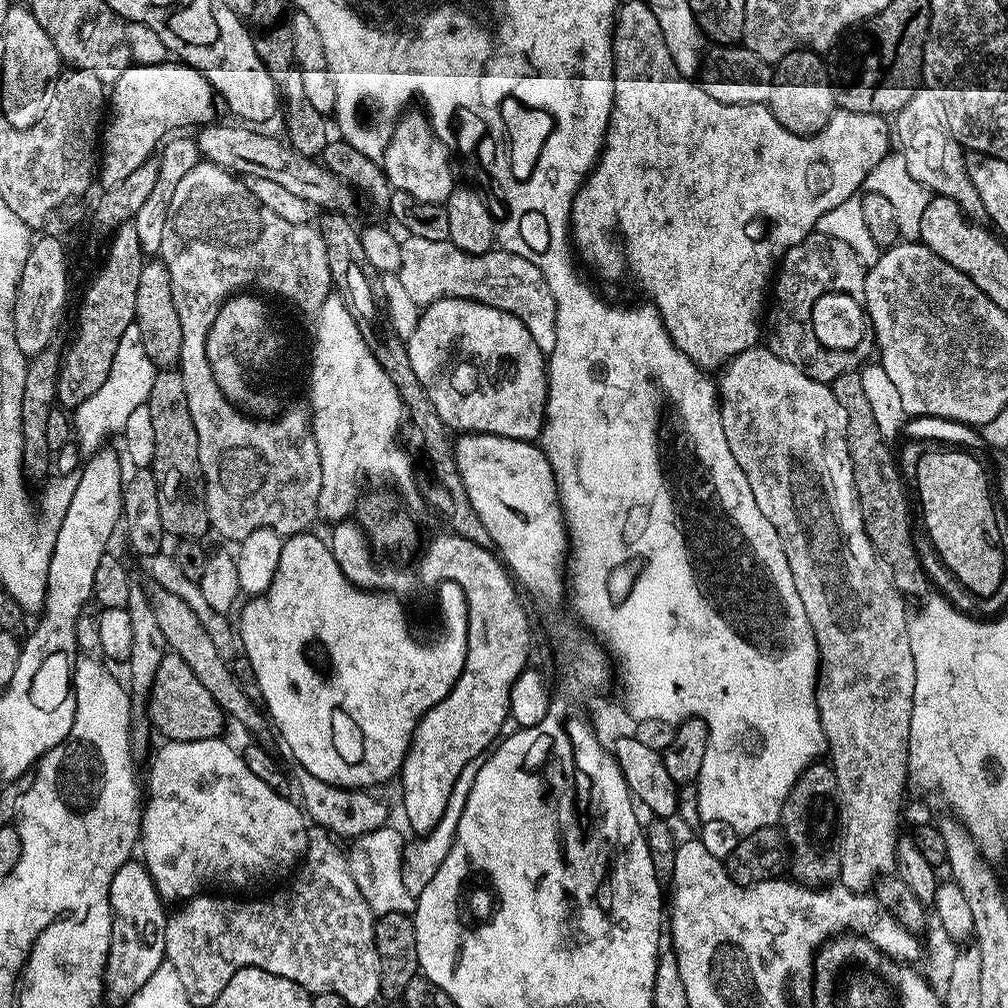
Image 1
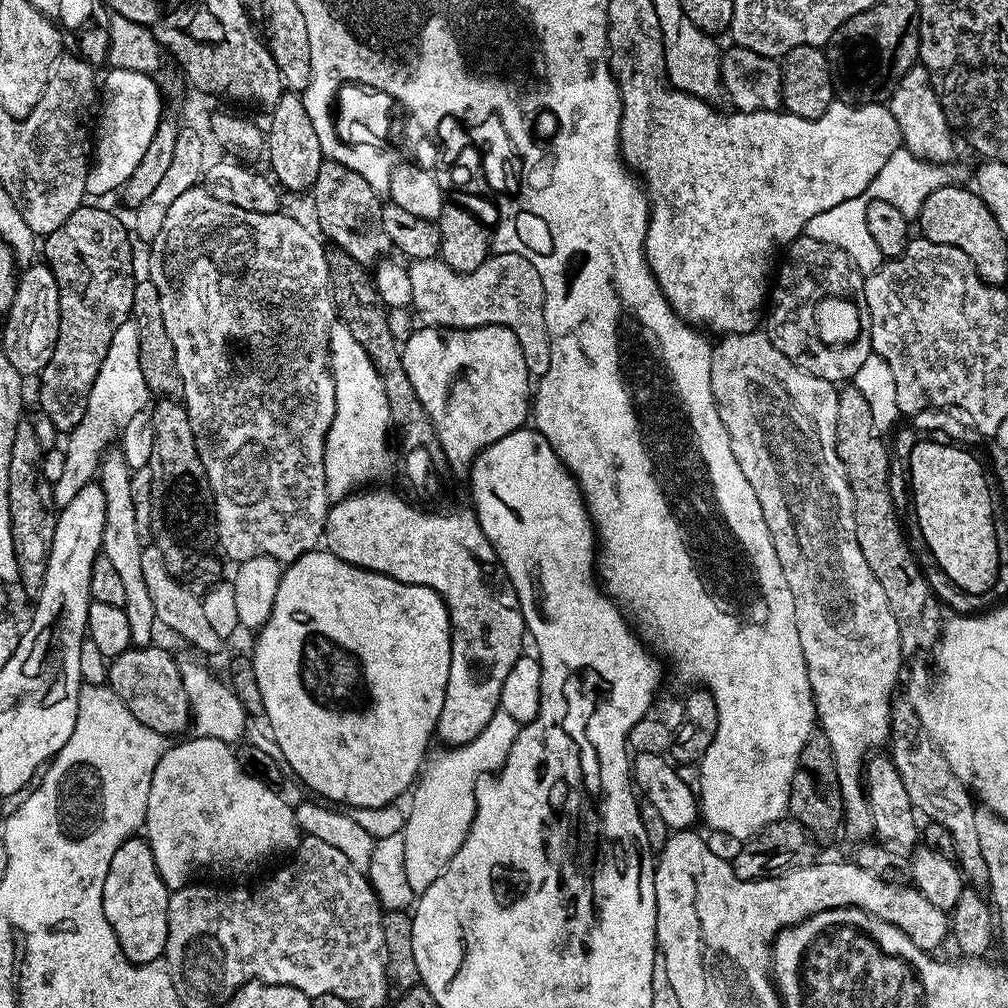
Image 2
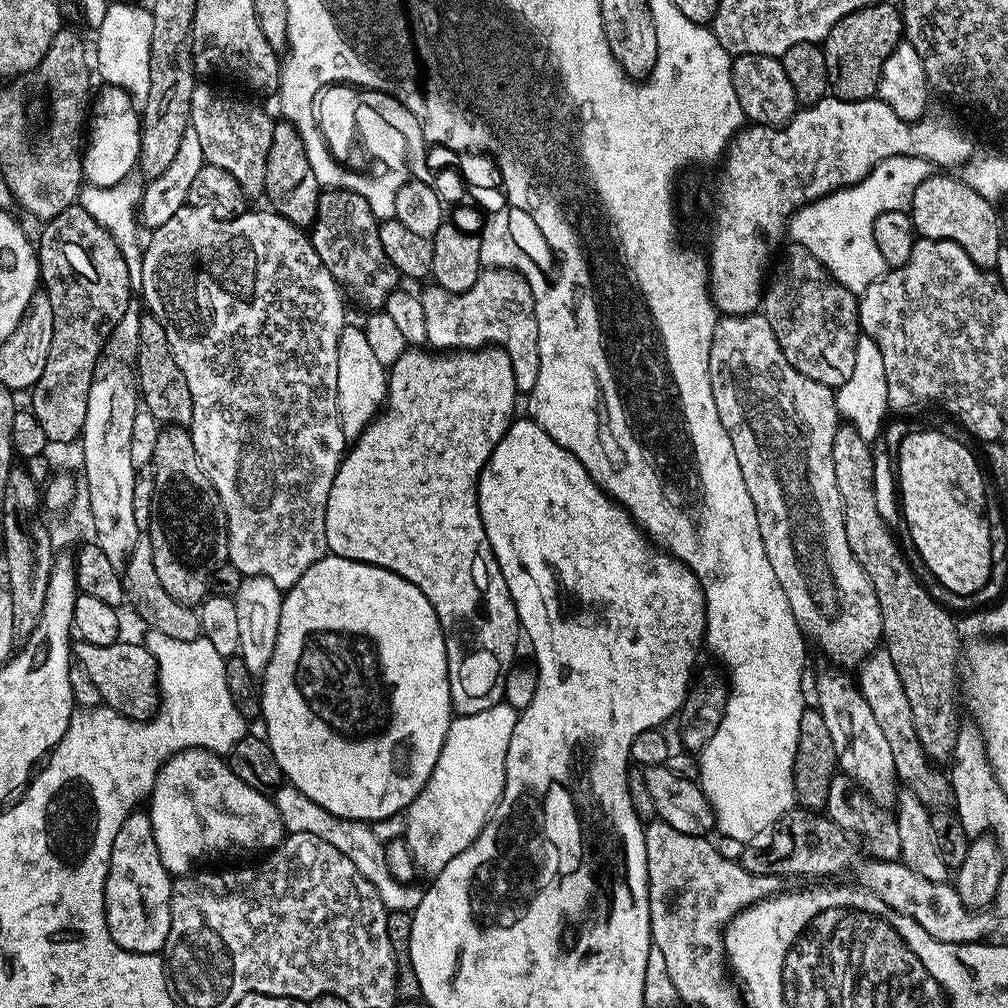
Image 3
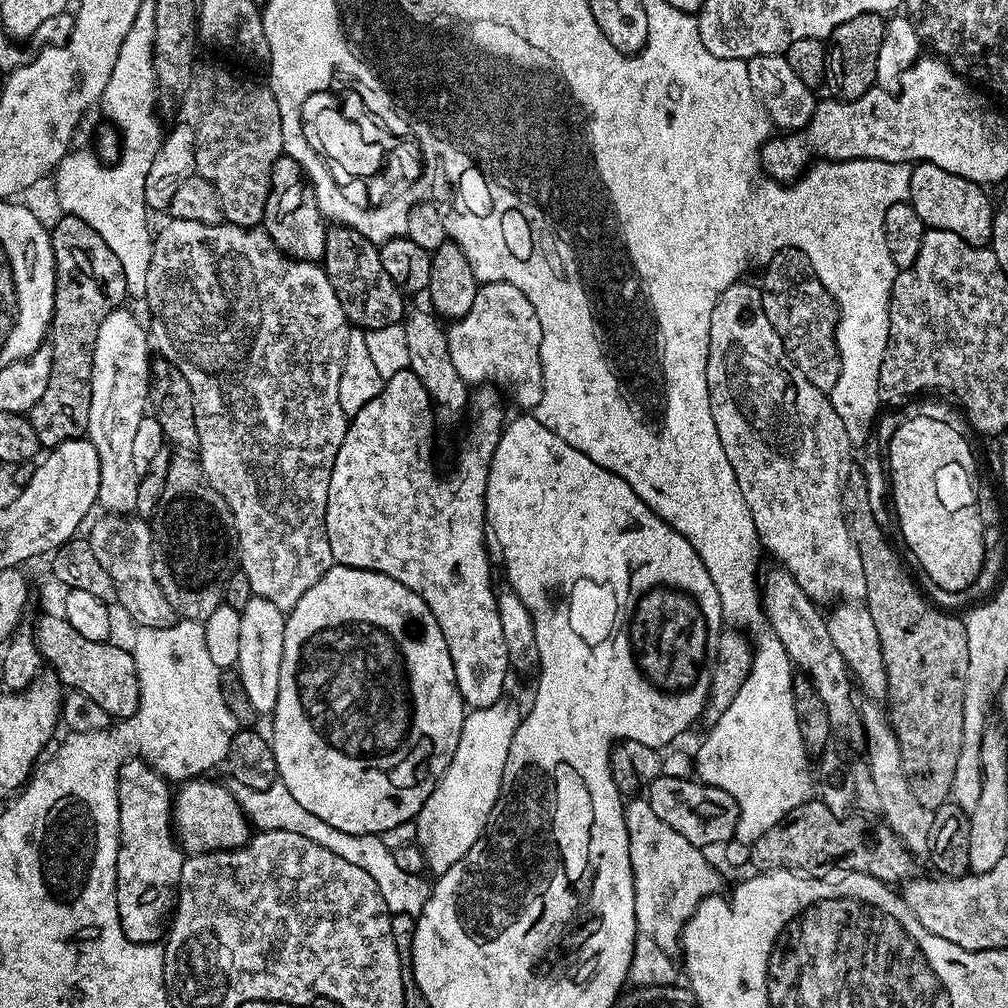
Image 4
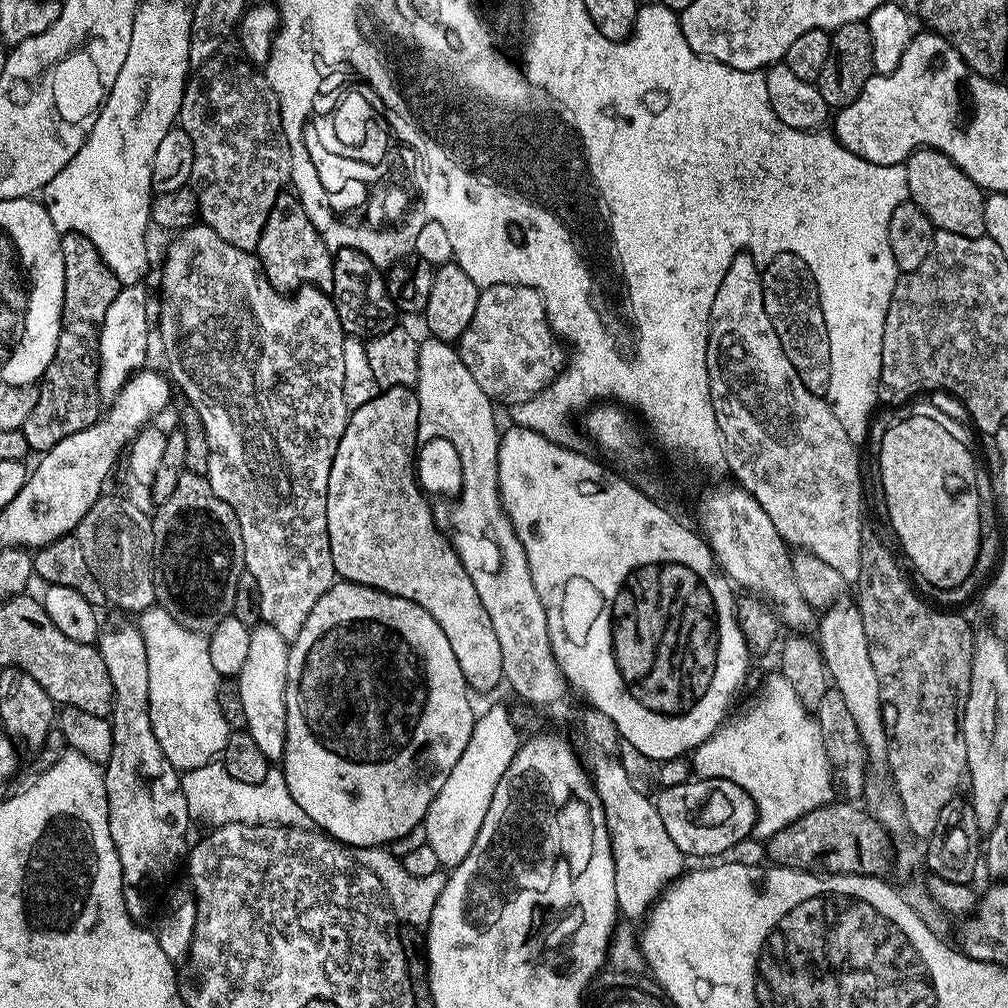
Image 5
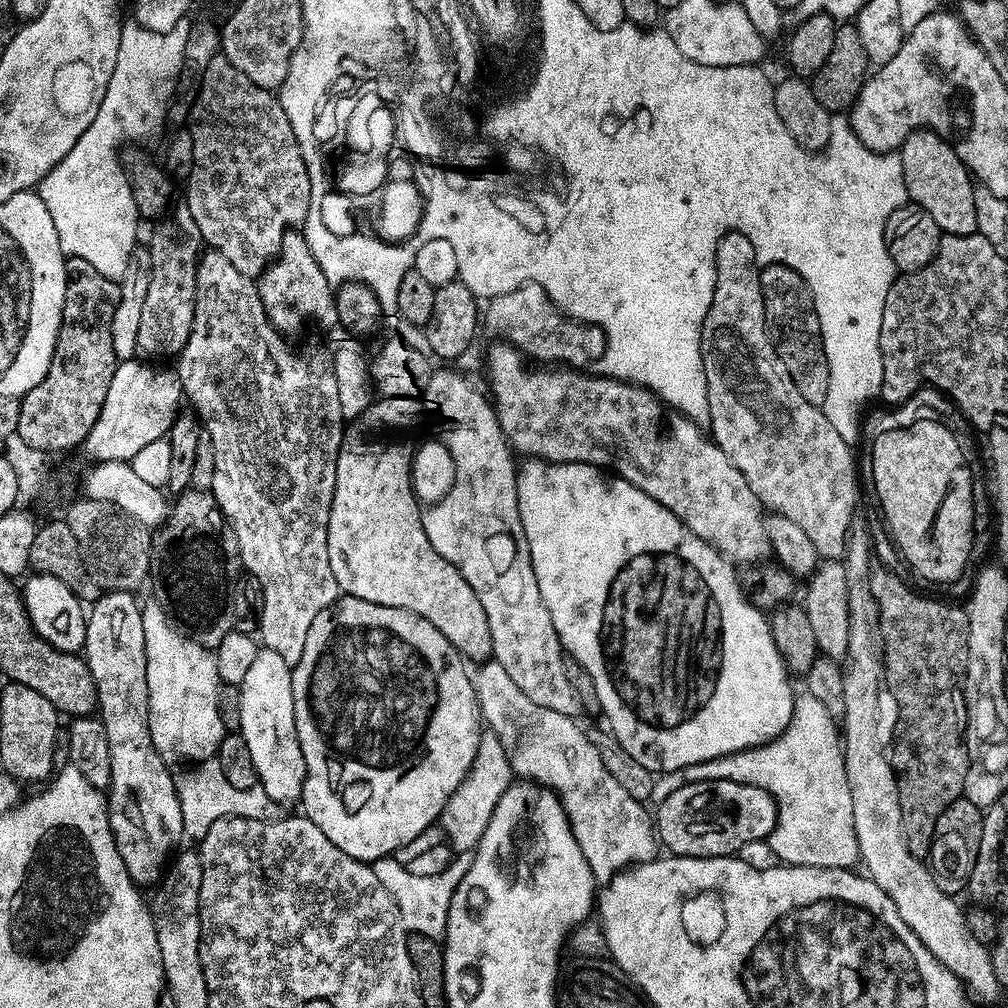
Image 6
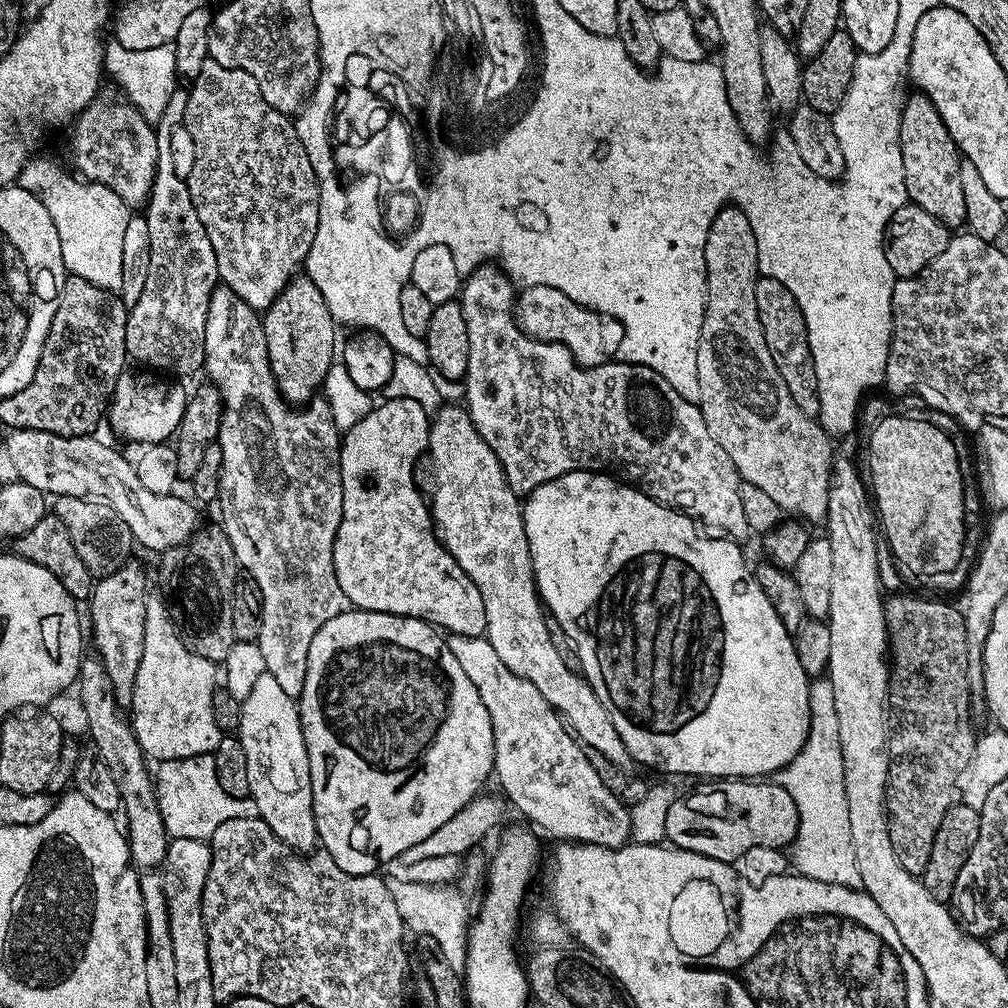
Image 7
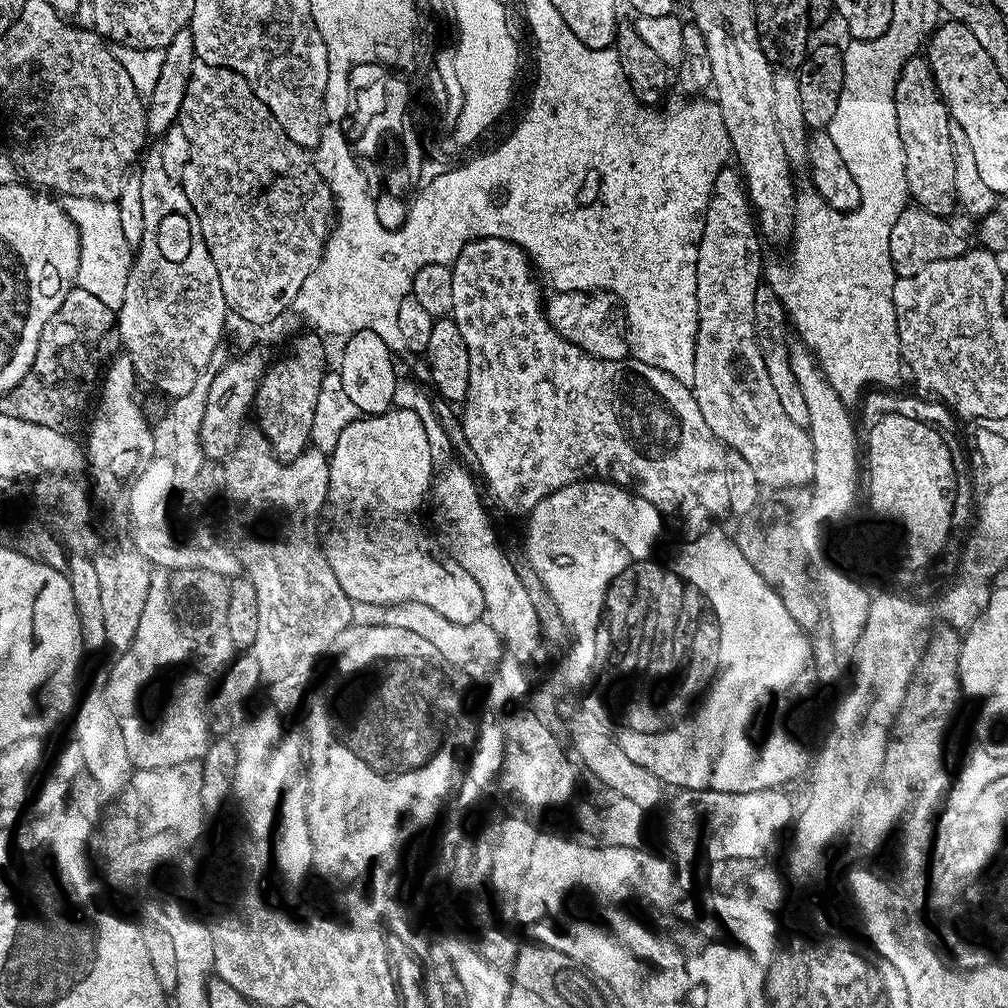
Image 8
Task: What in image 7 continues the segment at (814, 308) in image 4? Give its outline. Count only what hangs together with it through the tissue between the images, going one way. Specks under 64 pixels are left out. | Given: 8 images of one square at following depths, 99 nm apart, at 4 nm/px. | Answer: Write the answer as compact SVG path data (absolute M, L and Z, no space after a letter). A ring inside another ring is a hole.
M760 276L757 279L756 301L770 358L774 358L774 366L778 366L782 382L786 382L786 390L790 390L790 398L794 398L794 403L798 406L798 410L802 410L802 414L813 418L819 417L818 378L812 361L811 348L808 346L807 326L798 302L790 294L790 290L782 286L782 282L769 276Z

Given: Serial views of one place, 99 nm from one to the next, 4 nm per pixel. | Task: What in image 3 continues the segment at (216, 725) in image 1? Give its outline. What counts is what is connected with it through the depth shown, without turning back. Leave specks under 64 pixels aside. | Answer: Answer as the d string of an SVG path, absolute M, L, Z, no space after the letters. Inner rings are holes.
M117 642L110 646L77 643L74 648L75 663L86 668L107 707L129 720L150 720L156 715L162 699L156 660L142 645L124 643Z

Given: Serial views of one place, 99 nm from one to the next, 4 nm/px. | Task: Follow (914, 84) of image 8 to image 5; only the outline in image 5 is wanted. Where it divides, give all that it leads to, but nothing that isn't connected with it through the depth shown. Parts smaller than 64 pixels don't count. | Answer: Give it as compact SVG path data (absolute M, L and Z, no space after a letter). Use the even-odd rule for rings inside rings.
M919 148L911 152L903 163L911 203L917 204L930 218L933 228L962 234L962 238L978 238L984 235L984 198L982 191L967 174L946 154L933 148Z

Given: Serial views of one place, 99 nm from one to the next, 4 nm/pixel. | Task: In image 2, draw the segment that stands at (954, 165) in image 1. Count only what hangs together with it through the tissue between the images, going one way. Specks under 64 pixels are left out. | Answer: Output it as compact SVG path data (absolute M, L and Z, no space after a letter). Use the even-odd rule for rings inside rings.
M923 66L912 67L897 82L887 97L886 107L894 114L903 147L907 148L910 154L931 164L949 163L957 155L956 144L952 141L953 129L948 123L944 107L940 105L940 99L932 88L930 74Z

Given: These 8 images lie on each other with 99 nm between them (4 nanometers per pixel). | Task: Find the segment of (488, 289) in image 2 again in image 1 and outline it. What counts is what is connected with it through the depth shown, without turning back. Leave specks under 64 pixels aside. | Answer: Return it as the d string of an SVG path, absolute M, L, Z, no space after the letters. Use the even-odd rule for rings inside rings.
M408 236L400 245L402 254L402 266L398 273L402 287L406 294L417 306L427 306L433 304L435 300L445 300L446 298L458 298L459 300L476 300L486 306L494 306L498 310L506 310L510 314L517 316L530 330L530 338L538 342L538 350L546 354L551 354L554 350L554 334L556 333L556 307L554 306L554 294L538 266L518 254L510 254L503 250L493 250L486 254L466 254L458 250L451 240L439 240L430 242L430 238L418 238Z

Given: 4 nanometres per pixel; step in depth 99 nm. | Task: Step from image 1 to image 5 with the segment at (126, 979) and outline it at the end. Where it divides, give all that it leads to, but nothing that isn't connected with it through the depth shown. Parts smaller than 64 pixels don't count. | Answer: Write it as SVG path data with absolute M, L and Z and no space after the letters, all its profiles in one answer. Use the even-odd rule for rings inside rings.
M115 614L116 616L112 616L107 621L106 619L103 621L102 627L100 629L100 634L98 637L98 647L100 649L100 653L102 654L102 662L106 664L106 674L110 674L110 686L112 687L112 714L110 717L112 730L113 730L113 749L110 750L110 756L107 763L103 765L104 769L104 781L106 782L106 798L108 799L108 817L110 818L110 838L114 838L114 850L118 850L118 858L122 862L122 886L124 887L124 901L126 902L126 910L133 918L141 918L140 916L144 916L148 911L152 908L152 903L156 900L156 888L160 888L164 883L168 880L168 875L171 874L172 871L175 870L176 867L181 867L182 861L186 856L186 849L189 847L190 839L188 840L188 824L190 825L190 817L188 815L188 807L186 806L186 794L182 794L182 786L180 785L180 777L181 773L174 767L172 763L166 758L166 754L162 750L162 746L158 742L158 738L154 734L154 726L150 722L150 670L148 669L148 644L142 638L142 634L140 633L139 627L135 623L132 624L127 615L124 614Z

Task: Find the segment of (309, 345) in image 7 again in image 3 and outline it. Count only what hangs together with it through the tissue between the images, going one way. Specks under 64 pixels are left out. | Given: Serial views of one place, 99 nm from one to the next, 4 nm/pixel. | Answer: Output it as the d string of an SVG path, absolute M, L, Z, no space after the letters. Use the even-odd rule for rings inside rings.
M287 122L273 123L263 190L263 195L268 196L269 202L272 203L269 204L271 211L277 212L283 220L289 220L296 227L307 229L316 220L316 207L321 191L298 130Z

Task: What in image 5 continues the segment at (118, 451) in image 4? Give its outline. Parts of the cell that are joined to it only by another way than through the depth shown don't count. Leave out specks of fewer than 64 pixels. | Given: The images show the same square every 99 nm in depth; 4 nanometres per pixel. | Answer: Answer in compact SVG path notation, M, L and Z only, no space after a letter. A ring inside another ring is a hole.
M128 284L123 285L119 294L110 302L109 309L106 310L106 318L100 327L99 334L99 358L97 360L97 392L103 403L109 404L115 400L121 392L122 386L132 376L132 373L139 371L148 356L148 344L150 342L150 324L148 322L148 294L145 285Z

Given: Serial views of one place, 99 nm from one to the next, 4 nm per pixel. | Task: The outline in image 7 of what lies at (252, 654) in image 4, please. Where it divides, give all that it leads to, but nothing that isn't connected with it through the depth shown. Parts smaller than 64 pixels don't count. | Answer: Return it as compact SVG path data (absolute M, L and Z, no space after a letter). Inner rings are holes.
M272 676L254 682L254 690L242 701L238 739L246 750L246 774L250 778L248 796L256 803L256 816L270 826L283 844L300 854L317 847L316 819L312 809L310 762L304 745L297 701Z

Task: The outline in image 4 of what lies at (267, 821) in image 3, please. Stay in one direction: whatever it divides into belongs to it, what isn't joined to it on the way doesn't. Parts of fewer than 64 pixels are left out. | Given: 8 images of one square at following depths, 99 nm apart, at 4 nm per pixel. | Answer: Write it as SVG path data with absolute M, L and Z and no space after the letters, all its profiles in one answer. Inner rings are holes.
M196 778L189 784L184 784L175 793L172 802L172 823L174 825L174 835L183 851L188 854L199 854L201 852L231 852L233 848L242 848L250 839L250 821L244 815L231 791L227 787L208 780L212 778Z

